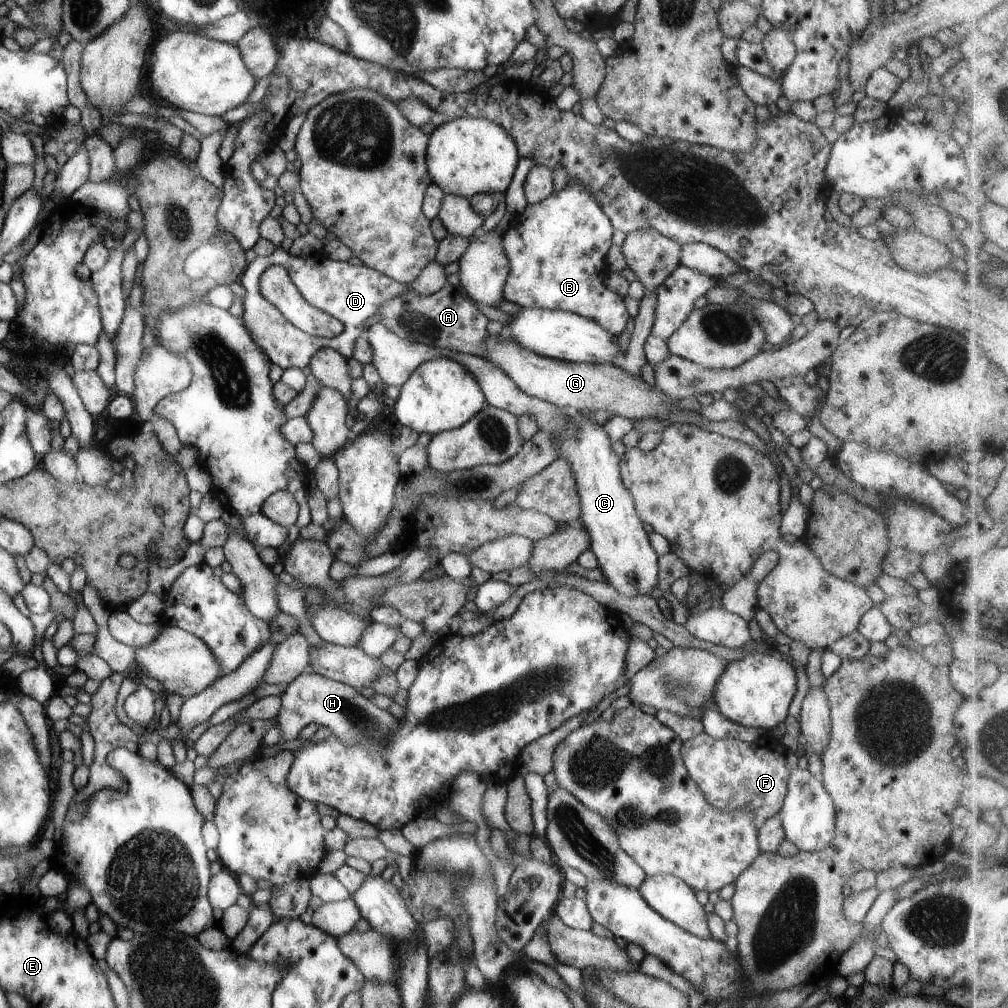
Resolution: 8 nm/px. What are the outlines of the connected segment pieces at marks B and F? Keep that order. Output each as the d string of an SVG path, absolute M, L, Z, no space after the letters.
M570 179L565 189L552 193L538 204L527 205L524 212L512 216L510 226L501 236L504 252L511 264L503 286L503 298L522 308L560 309L582 315L595 320L612 336L619 338L631 316L625 298L605 285L610 273L605 256L613 245L611 238L614 231L610 219L602 212L593 195L581 181Z
M704 732L683 742L681 755L690 778L698 785L705 799L725 813L747 812L754 815L756 826L761 827L768 818L779 816L786 793L793 757L788 749L770 734L758 737L752 744L741 740L714 739Z

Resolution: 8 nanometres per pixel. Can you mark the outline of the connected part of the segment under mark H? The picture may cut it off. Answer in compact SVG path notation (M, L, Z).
M306 671L299 674L281 694L281 709L277 714L283 742L294 740L309 724L326 726L332 736L343 740L344 745L362 747L367 753L382 753L383 746L399 729L400 720L390 711L380 709L371 699L347 684Z

